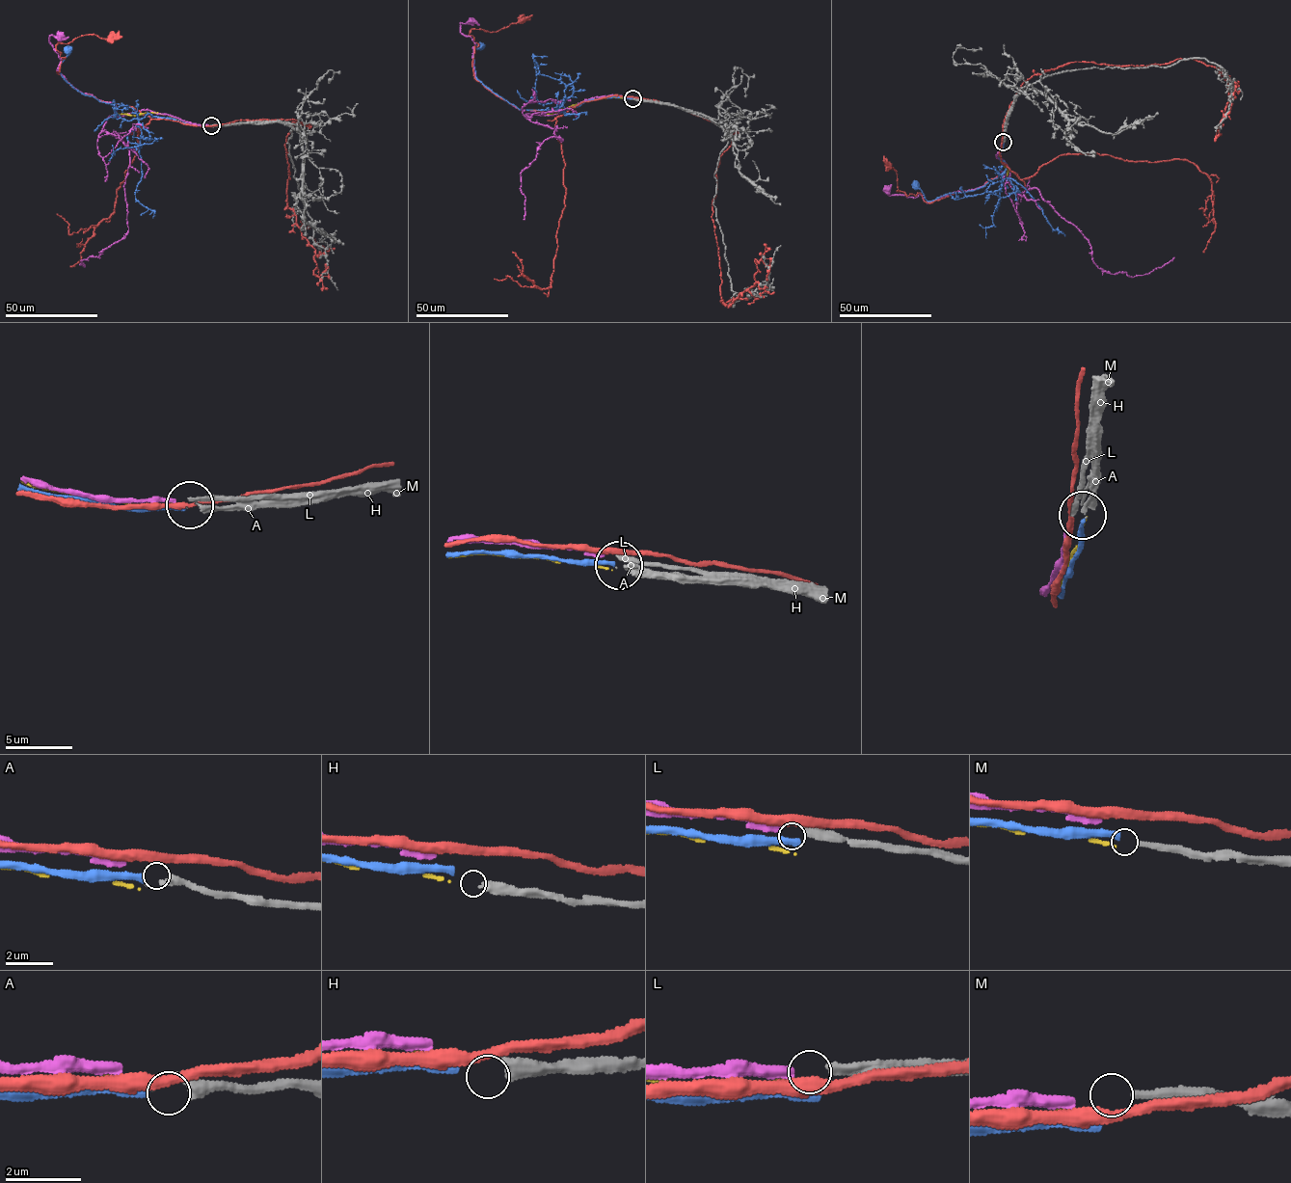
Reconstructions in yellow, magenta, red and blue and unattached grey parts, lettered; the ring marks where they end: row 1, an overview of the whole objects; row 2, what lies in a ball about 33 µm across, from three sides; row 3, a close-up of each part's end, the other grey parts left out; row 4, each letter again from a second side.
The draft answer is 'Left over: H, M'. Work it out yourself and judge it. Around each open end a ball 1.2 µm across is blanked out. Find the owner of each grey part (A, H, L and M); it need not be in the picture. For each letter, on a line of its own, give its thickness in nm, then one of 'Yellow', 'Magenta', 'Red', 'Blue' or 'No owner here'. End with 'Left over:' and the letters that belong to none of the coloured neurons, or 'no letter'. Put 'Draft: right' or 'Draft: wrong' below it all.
A: Thickness 240 nm. Blue
H: Thickness 440 nm. No owner here
L: Thickness 300 nm. Magenta
M: Thickness 220 nm. No owner here
Left over: H, M
Draft: right

